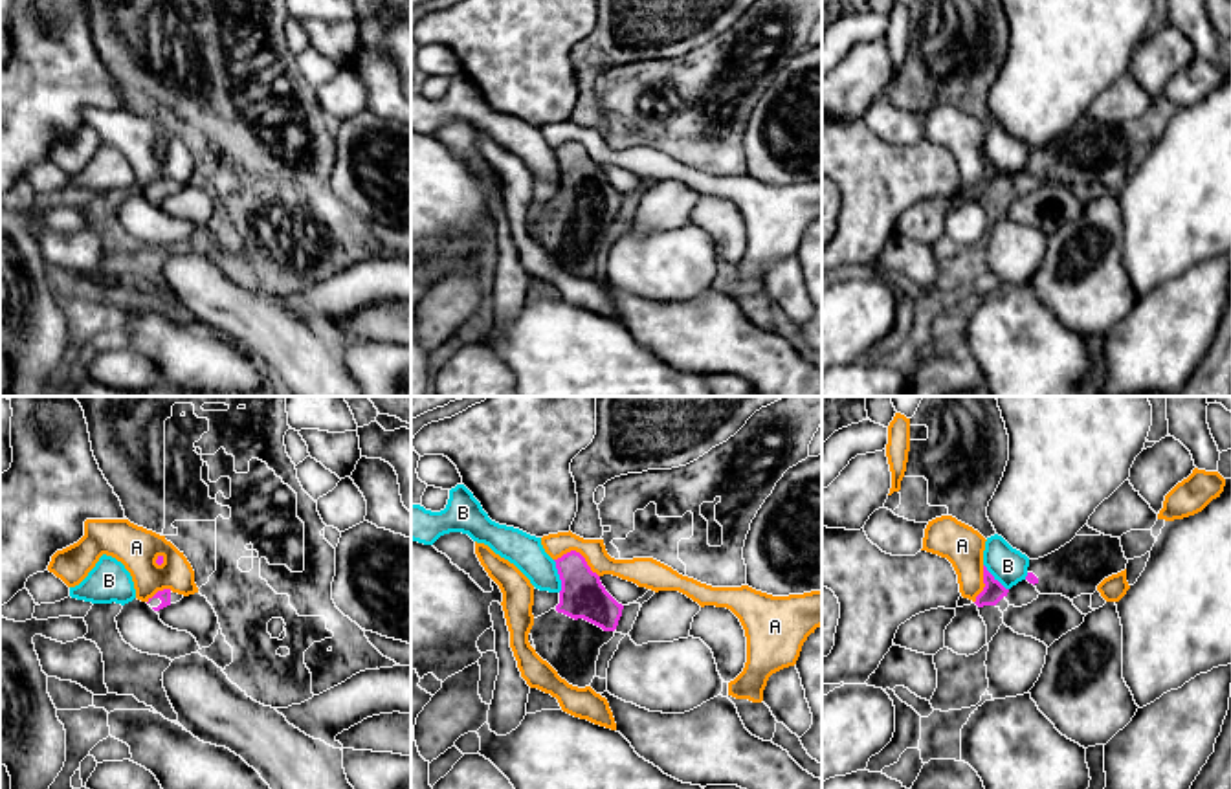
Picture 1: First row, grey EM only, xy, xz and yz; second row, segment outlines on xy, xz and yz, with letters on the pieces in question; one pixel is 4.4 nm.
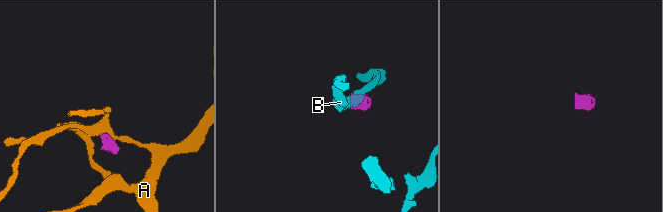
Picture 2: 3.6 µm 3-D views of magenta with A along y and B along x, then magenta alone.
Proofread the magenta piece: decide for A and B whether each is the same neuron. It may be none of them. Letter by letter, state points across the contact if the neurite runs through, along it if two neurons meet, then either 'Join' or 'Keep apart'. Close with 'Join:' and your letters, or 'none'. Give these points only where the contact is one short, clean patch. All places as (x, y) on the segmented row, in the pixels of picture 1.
A: Boundary: xz (554, 558), (576, 551), (598, 577). Keep apart
B: Boundary: xz (553, 560), (558, 571), (560, 591). Keep apart
Join: none

